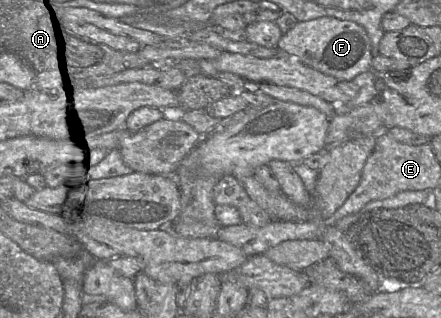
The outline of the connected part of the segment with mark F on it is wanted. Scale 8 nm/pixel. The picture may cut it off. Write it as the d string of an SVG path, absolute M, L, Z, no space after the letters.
M320 17L294 25L280 37L280 54L298 58L303 64L339 80L351 81L371 69L372 46L368 34L359 24L334 17Z

